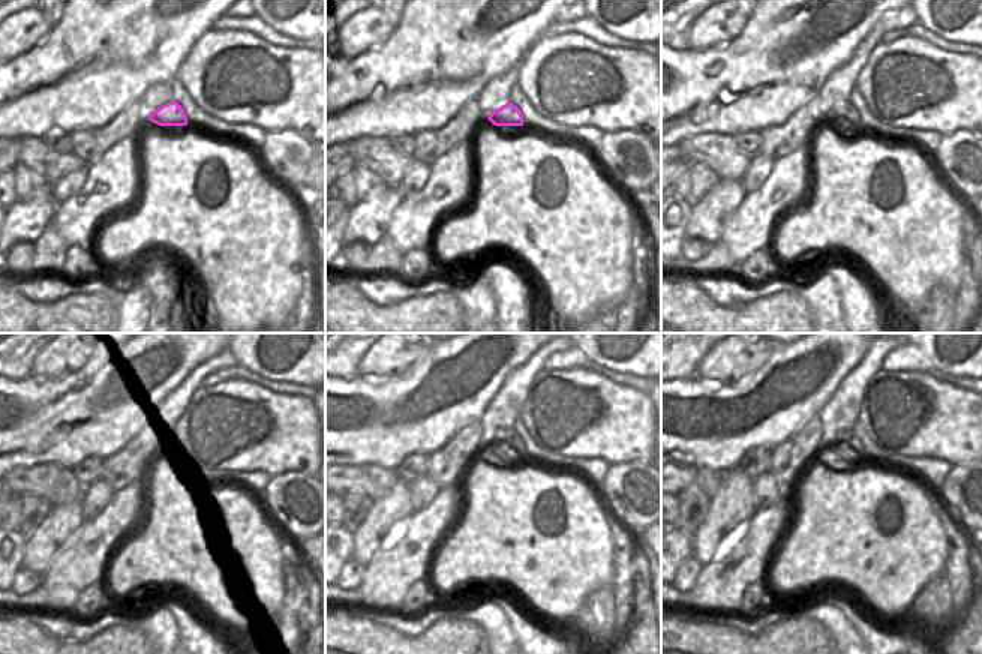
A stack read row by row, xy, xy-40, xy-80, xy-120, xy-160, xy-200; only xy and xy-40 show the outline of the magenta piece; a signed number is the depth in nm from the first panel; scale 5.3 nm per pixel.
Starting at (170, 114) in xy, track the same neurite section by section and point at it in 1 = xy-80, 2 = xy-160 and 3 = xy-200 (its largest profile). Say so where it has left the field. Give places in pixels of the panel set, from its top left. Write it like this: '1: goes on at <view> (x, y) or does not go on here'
1: goes on at xy-80 (844, 114)
2: goes on at xy-160 (511, 444)
3: goes on at xy-200 (849, 441)

